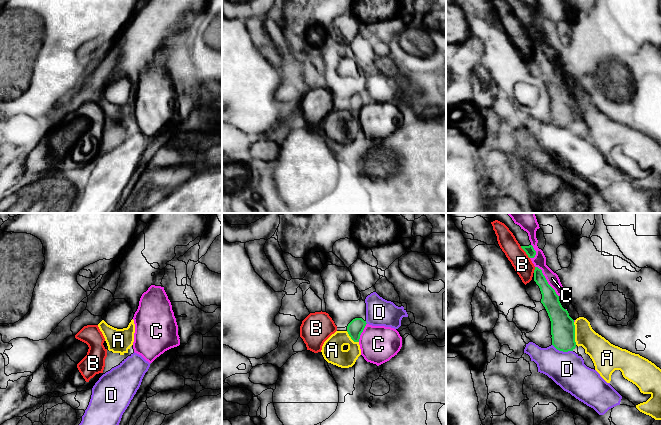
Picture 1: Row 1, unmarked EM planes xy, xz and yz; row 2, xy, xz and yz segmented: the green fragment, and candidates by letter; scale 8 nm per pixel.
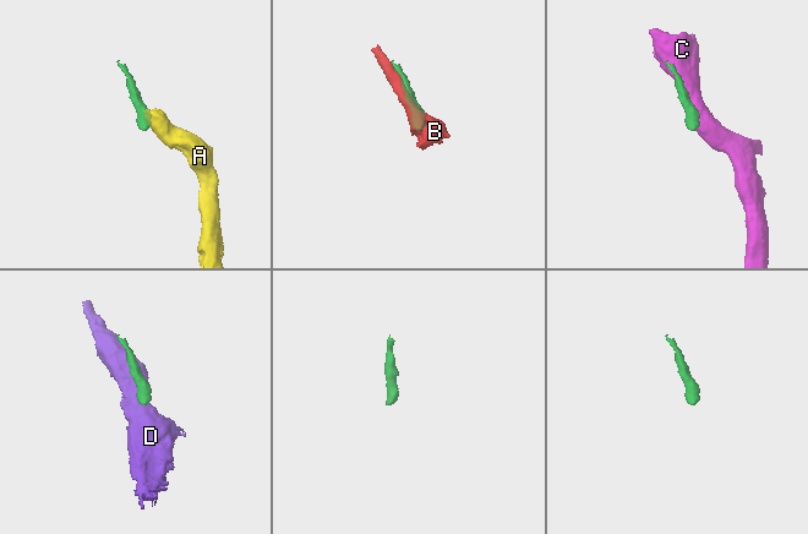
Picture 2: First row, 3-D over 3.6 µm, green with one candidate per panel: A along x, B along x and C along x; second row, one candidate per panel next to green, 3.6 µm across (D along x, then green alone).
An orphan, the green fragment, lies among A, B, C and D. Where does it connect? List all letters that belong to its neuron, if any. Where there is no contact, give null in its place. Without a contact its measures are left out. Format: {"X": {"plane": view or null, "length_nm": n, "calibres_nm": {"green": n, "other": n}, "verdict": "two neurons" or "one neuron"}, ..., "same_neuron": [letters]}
{"A": {"plane": "yz", "length_nm": 190, "calibres_nm": {"green": 190, "other": 200}, "verdict": "one neuron"}, "B": {"plane": "yz", "length_nm": 130, "calibres_nm": {"green": 70, "other": 150}, "verdict": "two neurons"}, "C": {"plane": "yz", "length_nm": 320, "calibres_nm": {"green": 140, "other": 100}, "verdict": "two neurons"}, "D": {"plane": "yz", "length_nm": 180, "calibres_nm": {"green": 190, "other": 280}, "verdict": "two neurons"}, "same_neuron": ["A"]}

